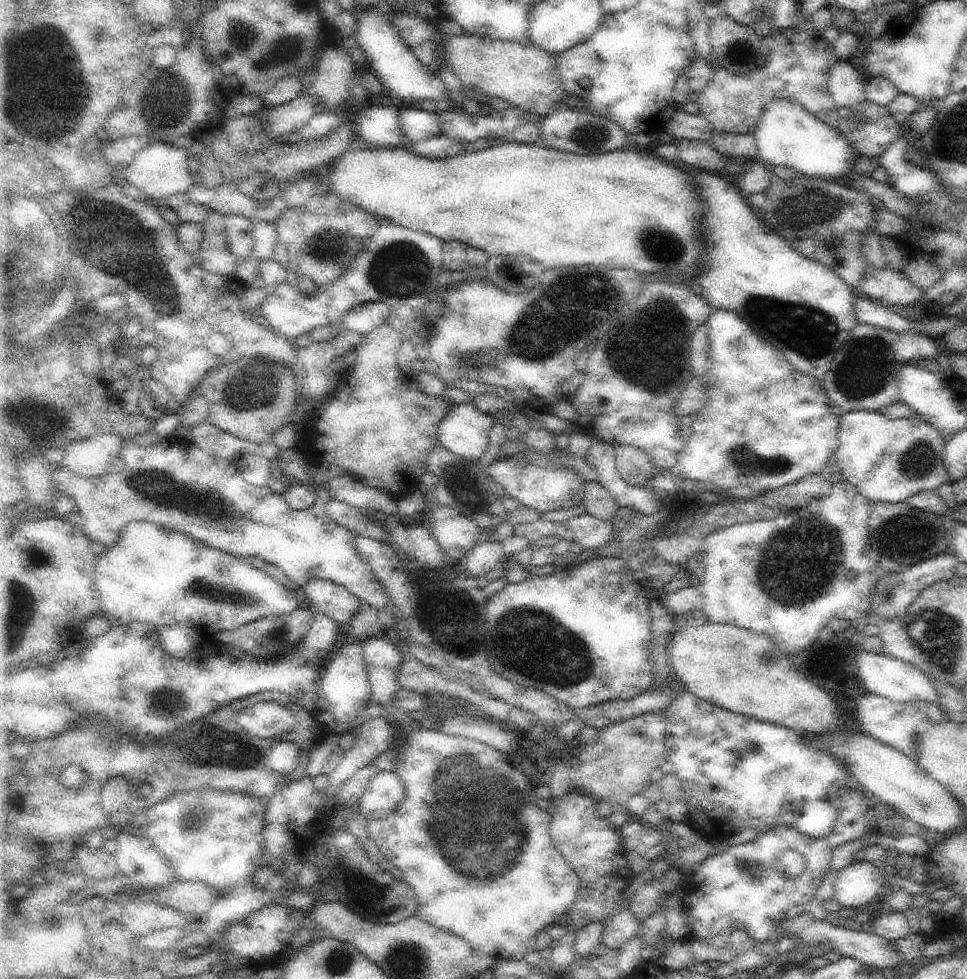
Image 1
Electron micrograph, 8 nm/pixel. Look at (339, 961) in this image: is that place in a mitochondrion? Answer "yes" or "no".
yes

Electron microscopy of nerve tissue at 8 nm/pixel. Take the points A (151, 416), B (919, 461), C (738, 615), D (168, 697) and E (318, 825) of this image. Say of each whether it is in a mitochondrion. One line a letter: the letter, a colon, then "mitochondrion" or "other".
A: other
B: mitochondrion
C: other
D: mitochondrion
E: other

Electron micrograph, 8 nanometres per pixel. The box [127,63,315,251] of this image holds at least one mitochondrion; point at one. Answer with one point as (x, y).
(171, 102)

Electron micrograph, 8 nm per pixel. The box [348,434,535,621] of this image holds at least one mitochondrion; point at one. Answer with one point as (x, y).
(458, 483)

